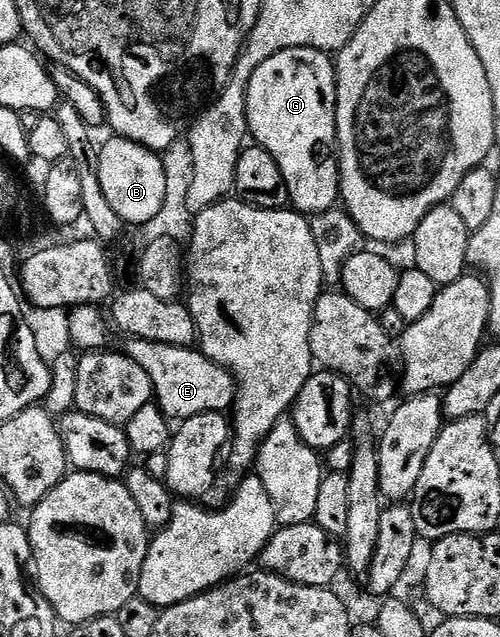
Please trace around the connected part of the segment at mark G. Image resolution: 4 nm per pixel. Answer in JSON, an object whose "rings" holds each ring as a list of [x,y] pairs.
{"rings":[[[307,47],[279,51],[267,63],[259,63],[249,80],[245,102],[252,140],[279,163],[283,183],[287,183],[289,205],[302,215],[334,208],[341,196],[341,162],[337,160],[337,70],[330,54]]]}

